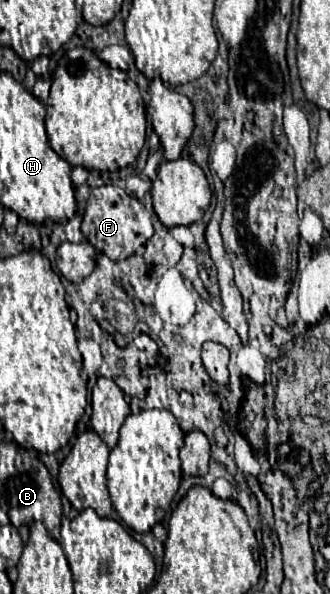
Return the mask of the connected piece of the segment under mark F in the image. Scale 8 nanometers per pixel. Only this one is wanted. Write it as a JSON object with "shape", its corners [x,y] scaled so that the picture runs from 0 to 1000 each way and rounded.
{"shape":[[[312,311],[288,315],[270,328],[245,389],[300,426],[318,426],[342,439],[367,439],[403,429],[427,412],[439,412],[458,402],[464,379],[458,379],[458,362],[415,338],[415,332],[385,328],[367,315]]]}

